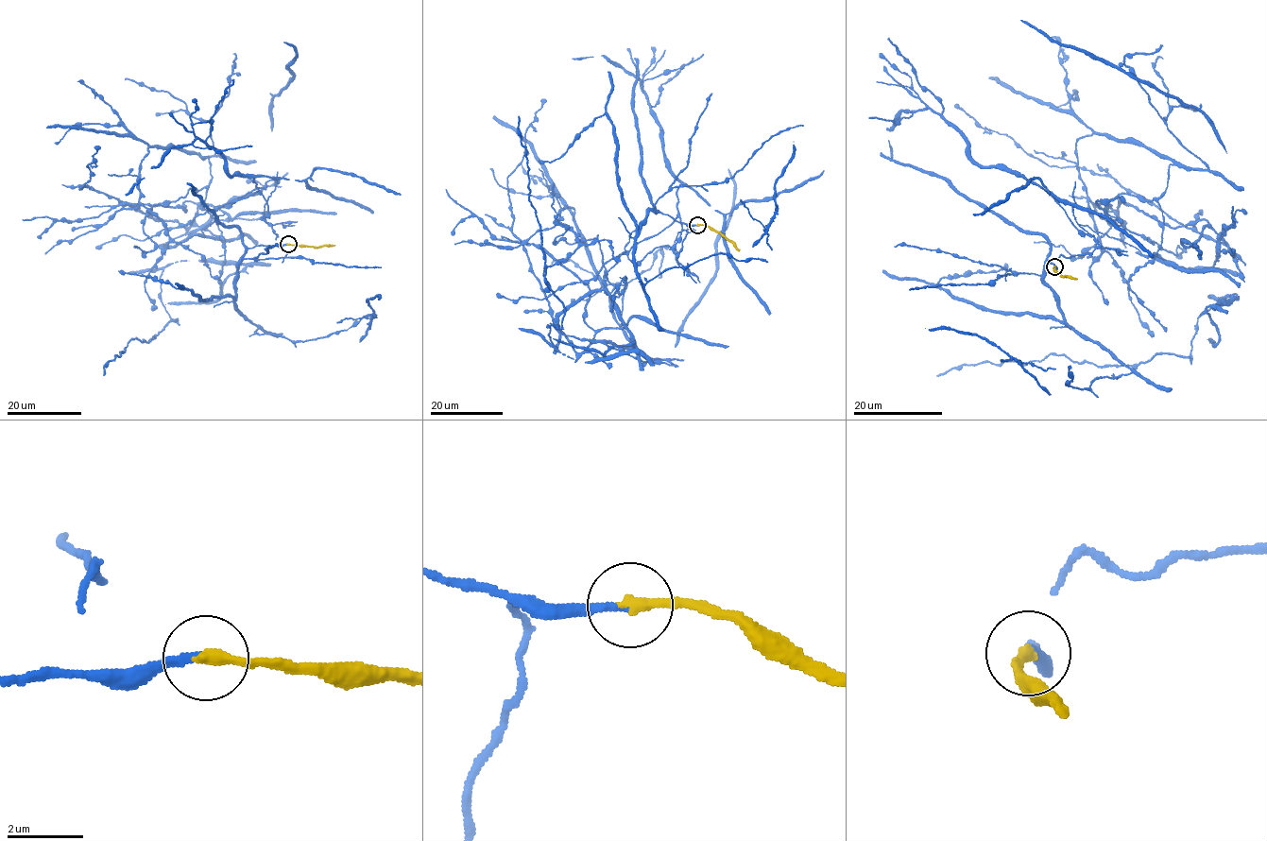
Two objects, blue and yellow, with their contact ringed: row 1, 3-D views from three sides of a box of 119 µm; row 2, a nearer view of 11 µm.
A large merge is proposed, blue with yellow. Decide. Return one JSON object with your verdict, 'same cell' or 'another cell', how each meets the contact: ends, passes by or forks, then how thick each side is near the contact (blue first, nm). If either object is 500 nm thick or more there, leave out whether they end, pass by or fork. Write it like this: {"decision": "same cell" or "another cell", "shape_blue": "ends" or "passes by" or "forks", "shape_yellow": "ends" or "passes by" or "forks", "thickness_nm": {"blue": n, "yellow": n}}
{"decision": "same cell", "shape_blue": "ends", "shape_yellow": "ends", "thickness_nm": {"blue": 170, "yellow": 320}}

